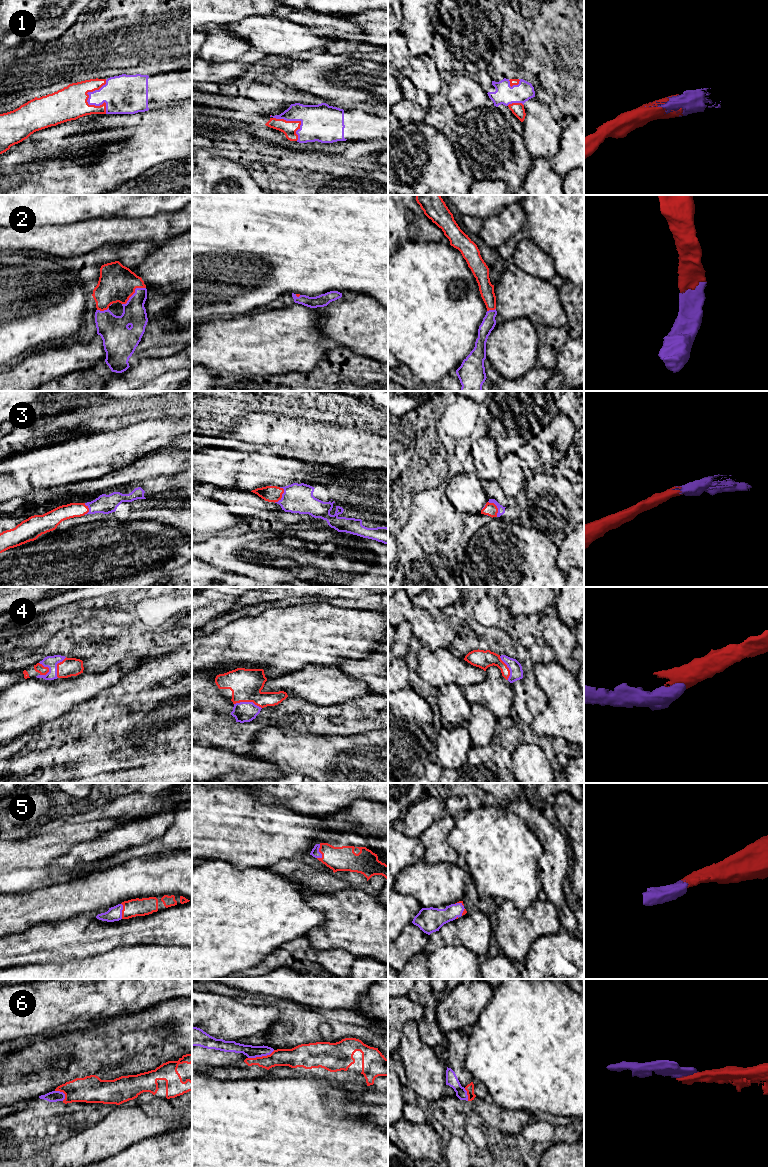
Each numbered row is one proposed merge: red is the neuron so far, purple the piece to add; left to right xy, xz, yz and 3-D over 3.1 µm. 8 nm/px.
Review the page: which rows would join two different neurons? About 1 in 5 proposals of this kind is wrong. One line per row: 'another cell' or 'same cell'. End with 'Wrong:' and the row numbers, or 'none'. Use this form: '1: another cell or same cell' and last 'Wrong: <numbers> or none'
1: same cell
2: same cell
3: same cell
4: same cell
5: same cell
6: another cell
Wrong: 6

